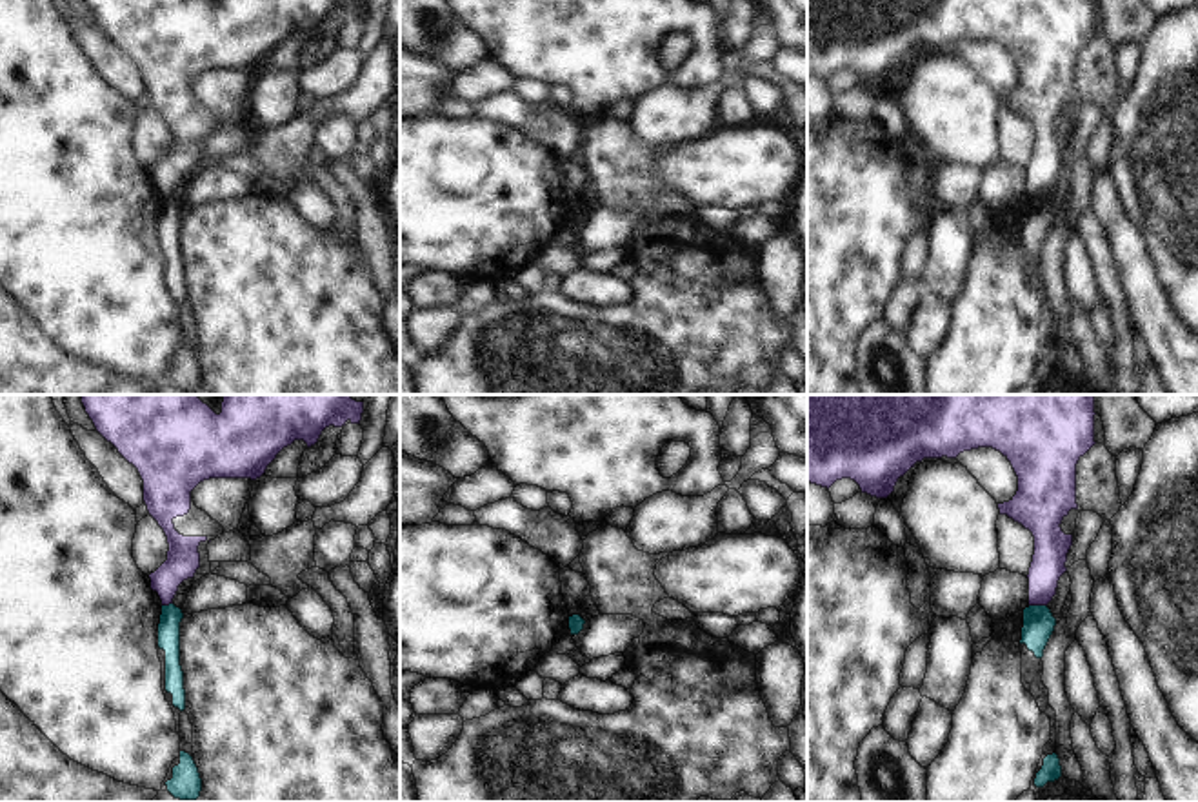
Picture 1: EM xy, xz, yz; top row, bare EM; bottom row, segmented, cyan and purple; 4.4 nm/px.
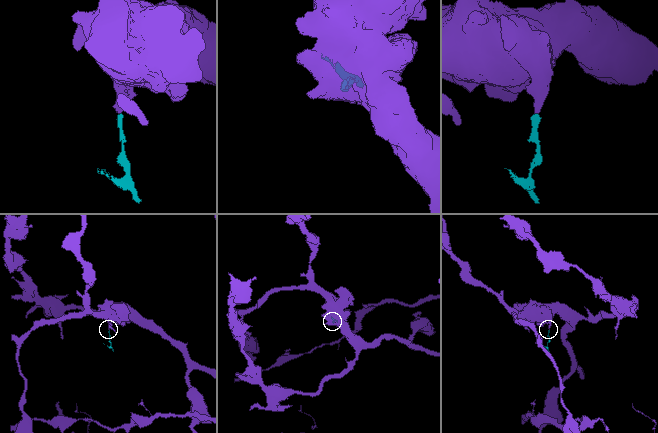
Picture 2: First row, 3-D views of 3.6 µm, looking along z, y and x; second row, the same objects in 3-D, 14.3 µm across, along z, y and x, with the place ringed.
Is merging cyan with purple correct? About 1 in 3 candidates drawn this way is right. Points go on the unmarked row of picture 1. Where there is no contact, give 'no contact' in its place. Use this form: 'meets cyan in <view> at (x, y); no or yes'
meets cyan in yz at (1038, 199); no

